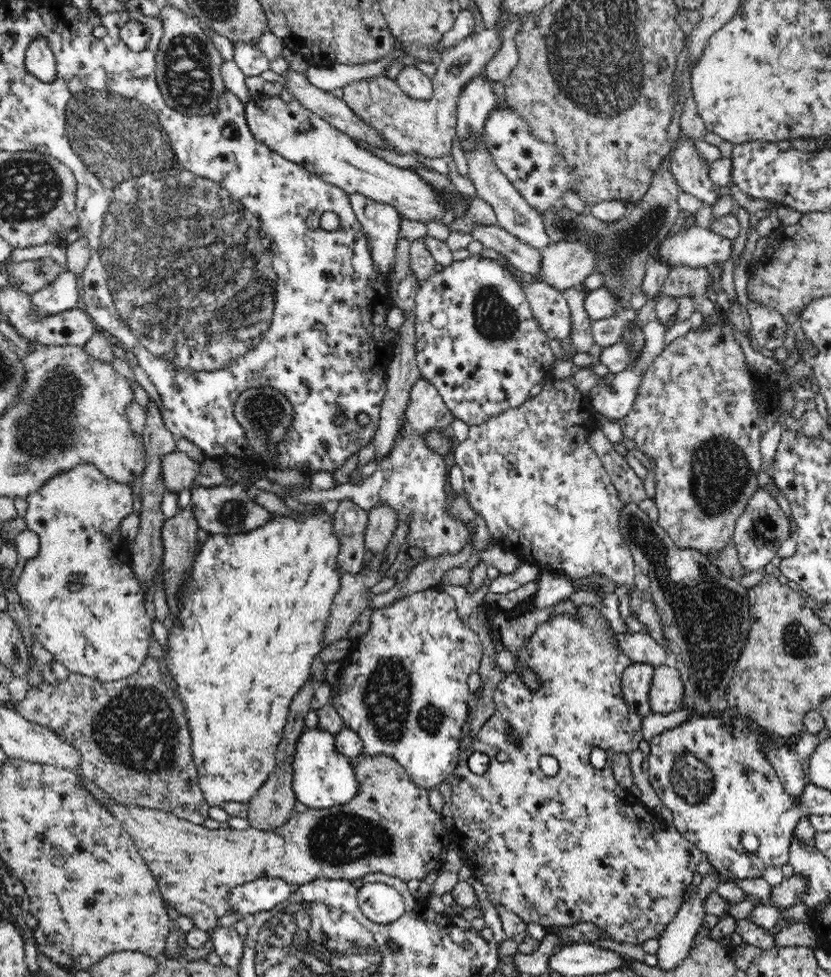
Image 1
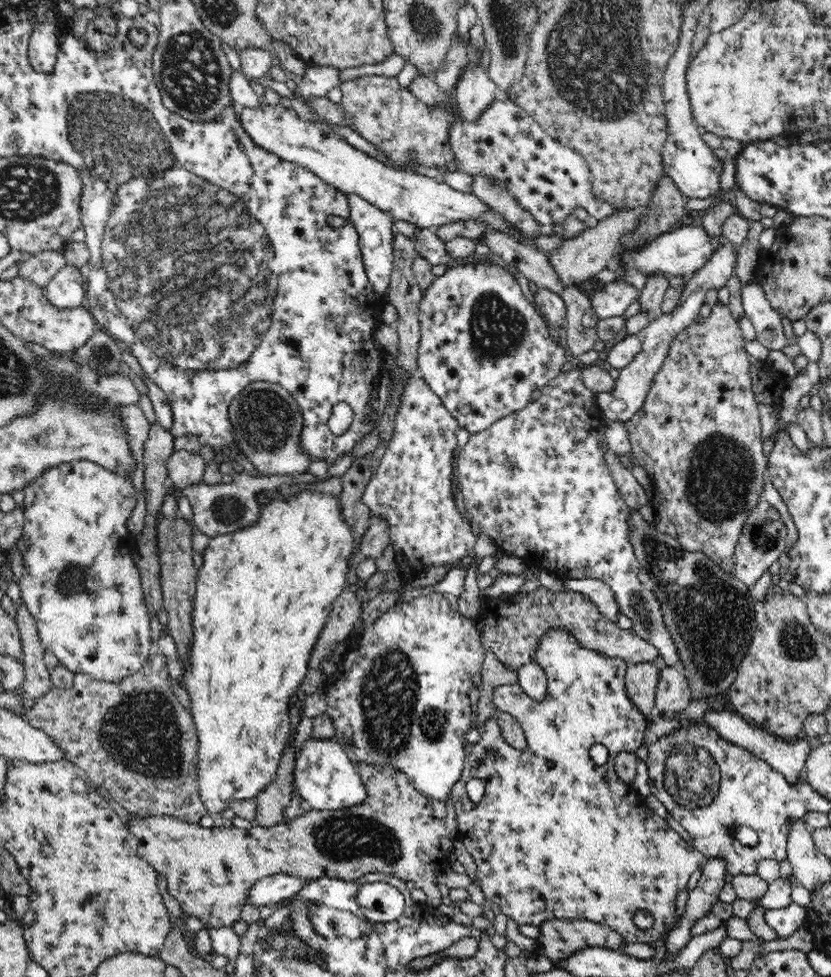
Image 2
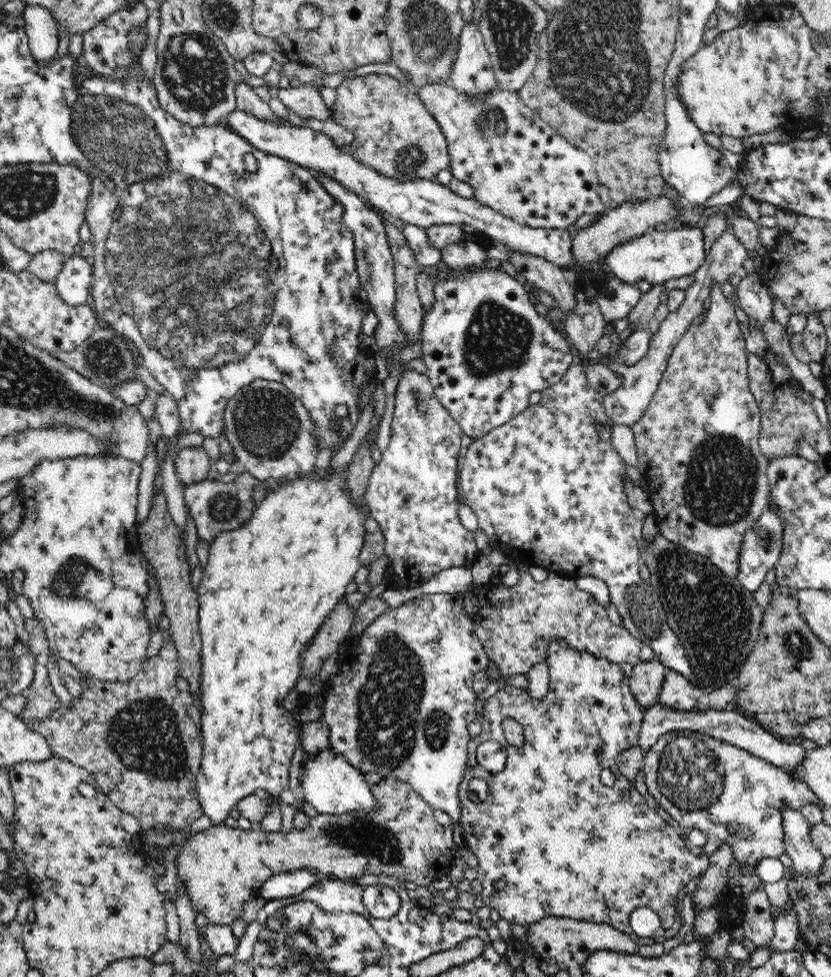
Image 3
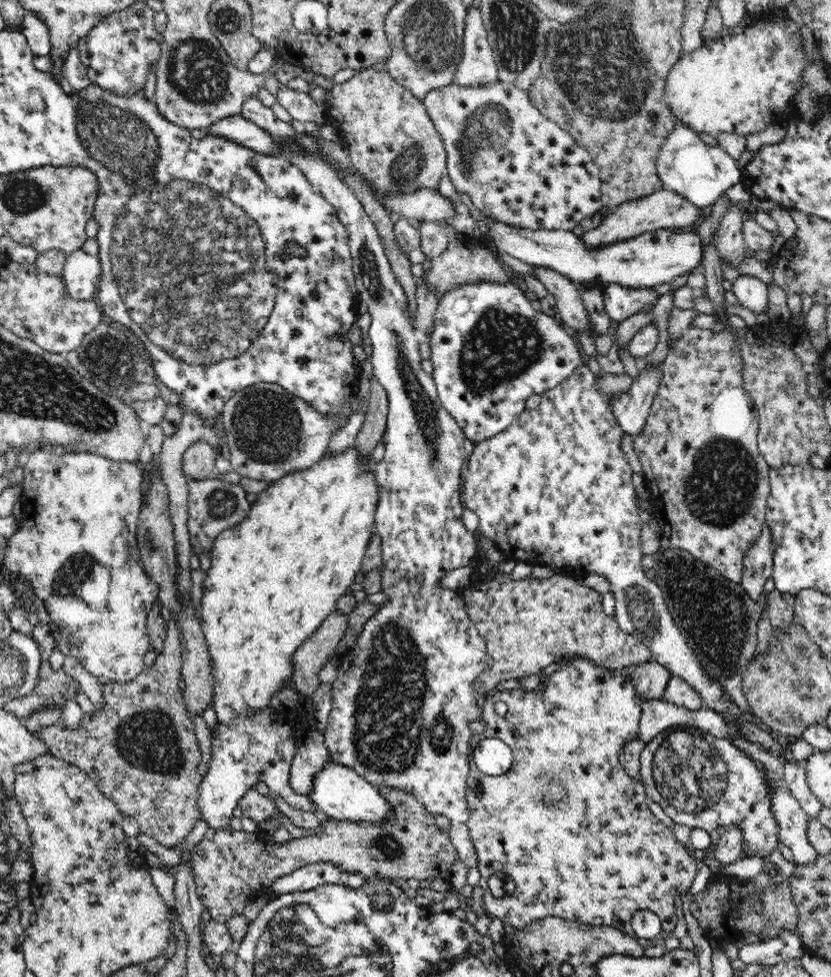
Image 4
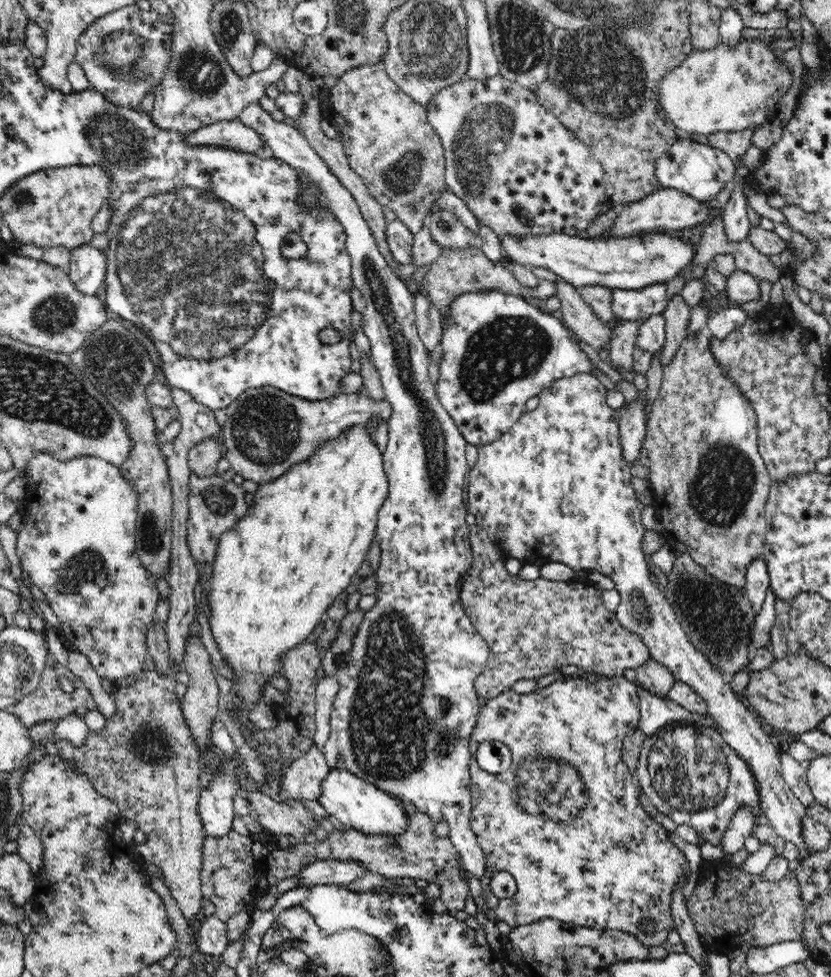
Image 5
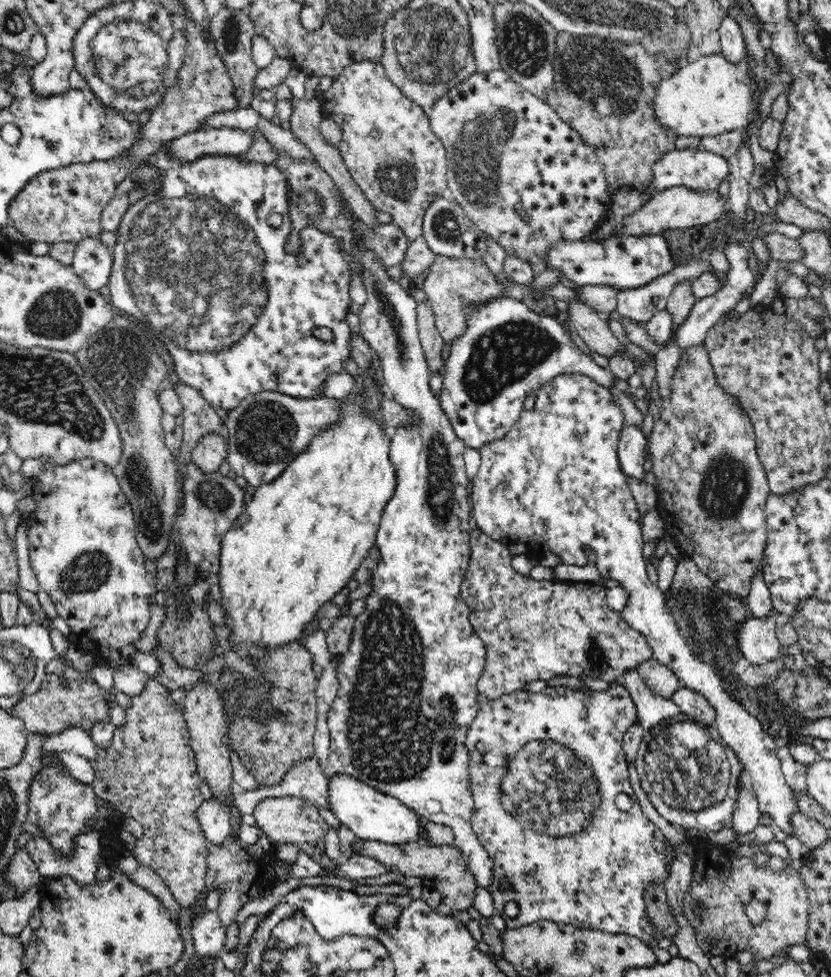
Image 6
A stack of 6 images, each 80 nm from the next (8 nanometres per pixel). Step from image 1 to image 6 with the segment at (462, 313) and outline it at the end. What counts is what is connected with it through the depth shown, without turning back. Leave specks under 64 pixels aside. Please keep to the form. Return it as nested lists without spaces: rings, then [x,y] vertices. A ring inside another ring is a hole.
[[[502,296],[485,305],[471,310],[467,318],[466,334],[454,340],[449,346],[450,356],[446,363],[442,392],[439,404],[448,417],[454,433],[464,441],[468,448],[479,450],[488,442],[502,438],[516,424],[520,412],[524,409],[526,396],[534,394],[538,386],[558,376],[558,374],[585,374],[593,378],[600,386],[610,390],[615,386],[616,378],[603,367],[590,359],[590,355],[580,351],[572,342],[566,328],[549,315],[541,316],[527,307],[526,301],[510,296]]]

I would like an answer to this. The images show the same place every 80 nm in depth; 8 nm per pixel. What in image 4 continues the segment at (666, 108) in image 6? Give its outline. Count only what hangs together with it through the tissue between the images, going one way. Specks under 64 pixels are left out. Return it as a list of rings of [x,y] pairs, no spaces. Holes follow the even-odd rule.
[[[772,8],[765,24],[745,27],[741,35],[721,35],[686,53],[666,77],[665,102],[671,115],[676,123],[712,137],[722,132],[755,134],[772,124],[782,125],[788,120],[800,119],[792,109],[793,96],[802,87],[802,71],[811,64],[803,56],[801,40],[798,24],[790,19],[786,9]]]

